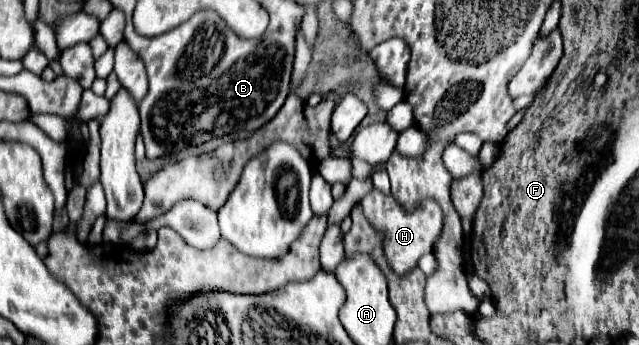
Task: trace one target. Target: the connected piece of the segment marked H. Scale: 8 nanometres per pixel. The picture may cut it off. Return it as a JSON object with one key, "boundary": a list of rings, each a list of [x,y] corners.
{"boundary":[[[372,190],[368,192],[362,202],[360,202],[364,216],[368,218],[368,222],[378,230],[378,234],[382,236],[382,248],[388,260],[388,266],[396,272],[396,274],[408,274],[412,268],[416,268],[418,260],[428,254],[434,246],[434,242],[440,238],[438,234],[442,234],[442,226],[444,226],[444,218],[442,218],[442,210],[434,200],[426,200],[422,202],[414,212],[404,212],[400,206],[396,208],[394,198],[382,194],[380,190]]]}

